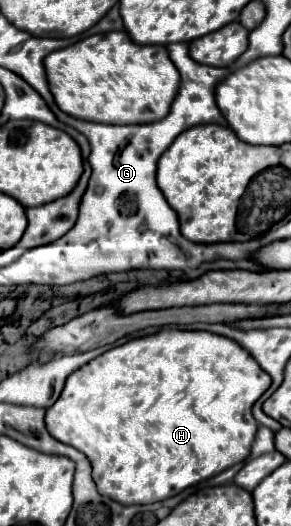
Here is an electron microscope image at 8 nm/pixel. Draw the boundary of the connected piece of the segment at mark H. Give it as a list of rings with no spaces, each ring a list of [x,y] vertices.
[[[169,328],[169,330],[161,330],[157,334],[151,334],[151,336],[129,340],[123,346],[111,348],[105,354],[91,360],[89,364],[75,370],[67,378],[59,400],[47,410],[45,424],[47,424],[47,430],[53,438],[57,438],[63,444],[75,446],[77,450],[81,450],[89,458],[89,462],[93,466],[93,480],[97,484],[97,490],[103,496],[113,498],[115,502],[121,502],[125,506],[153,504],[153,502],[161,502],[165,498],[171,498],[171,496],[183,492],[185,488],[195,486],[195,484],[223,472],[225,468],[231,468],[237,462],[243,462],[249,456],[251,444],[253,444],[255,434],[257,434],[257,420],[253,418],[251,408],[261,398],[261,394],[269,388],[269,384],[271,384],[269,374],[265,374],[257,366],[253,356],[243,346],[237,346],[237,342],[233,342],[231,338],[225,338],[225,336],[219,336],[213,332],[205,332],[205,330],[175,330],[175,328],[171,330]]]

